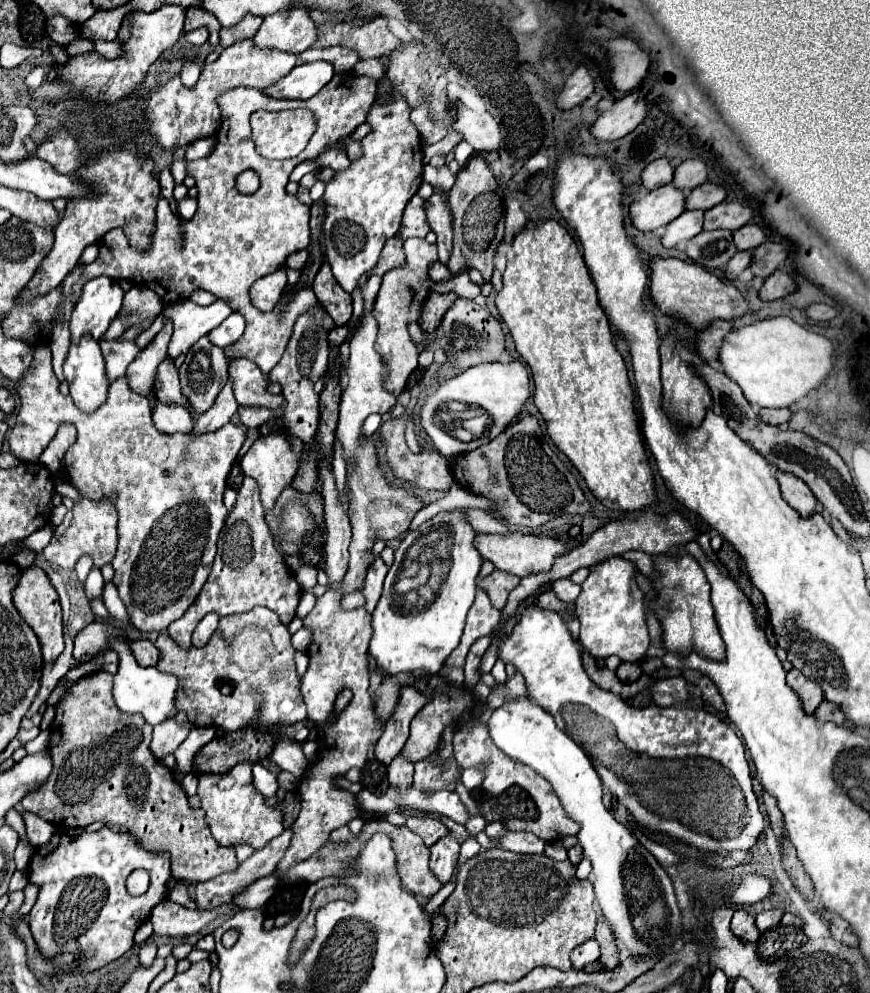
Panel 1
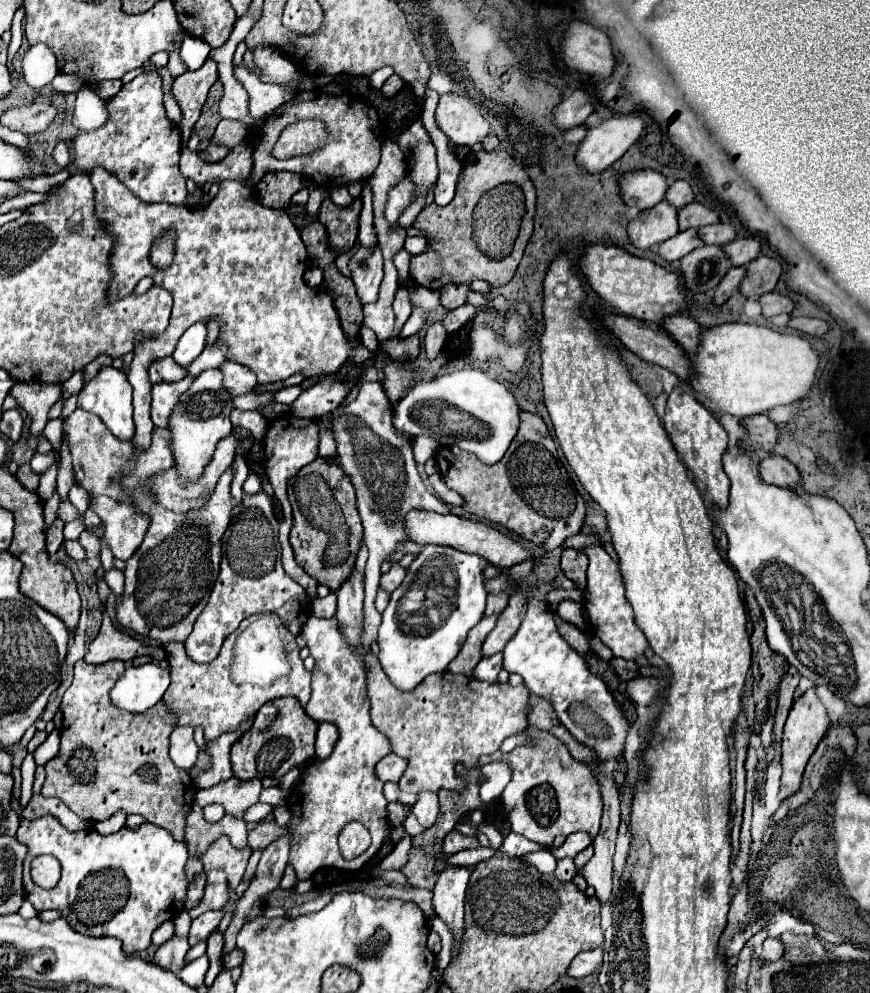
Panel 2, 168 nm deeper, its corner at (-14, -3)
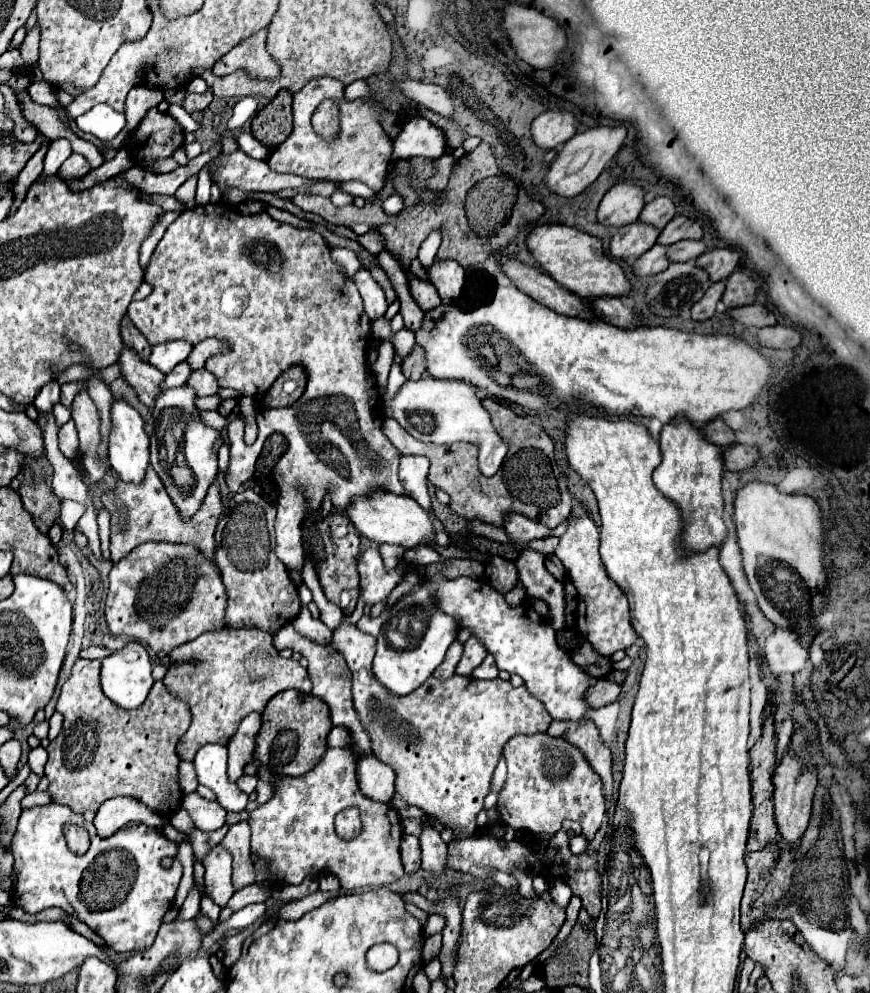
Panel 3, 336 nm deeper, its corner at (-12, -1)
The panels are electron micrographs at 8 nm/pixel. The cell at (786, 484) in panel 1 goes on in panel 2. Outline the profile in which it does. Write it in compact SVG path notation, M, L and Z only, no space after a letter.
M770 454L764 460L760 460L760 476L764 482L784 488L798 488L800 474L794 464L790 464L780 454Z

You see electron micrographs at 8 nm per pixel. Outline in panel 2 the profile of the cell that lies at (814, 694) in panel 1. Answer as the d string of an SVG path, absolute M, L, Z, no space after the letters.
M810 688L808 692L804 692L804 696L800 700L794 702L794 706L792 706L792 710L788 714L786 726L784 726L782 760L780 760L780 764L782 764L782 778L780 778L780 794L778 794L780 800L786 800L786 798L790 798L792 794L796 794L800 790L806 764L808 764L810 756L814 754L814 750L818 748L820 740L826 736L828 726L830 726L830 720L828 720L826 708L820 702L820 698L816 696L816 692Z

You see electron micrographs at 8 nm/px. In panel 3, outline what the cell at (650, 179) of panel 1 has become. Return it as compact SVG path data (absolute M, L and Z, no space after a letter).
M618 182L602 198L598 220L606 226L626 226L640 218L642 208L644 190L632 182Z

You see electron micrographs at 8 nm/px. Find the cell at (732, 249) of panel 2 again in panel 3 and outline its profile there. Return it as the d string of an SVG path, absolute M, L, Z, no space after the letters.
M718 248L704 252L696 262L710 272L712 282L718 282L718 280L726 280L736 270L740 262L740 254L732 248Z

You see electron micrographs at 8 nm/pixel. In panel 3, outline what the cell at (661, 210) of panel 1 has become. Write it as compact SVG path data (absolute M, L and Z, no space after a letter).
M634 222L618 228L618 232L612 236L610 242L610 254L616 258L628 258L630 256L642 256L650 246L656 244L660 236L660 228L650 226L646 222Z

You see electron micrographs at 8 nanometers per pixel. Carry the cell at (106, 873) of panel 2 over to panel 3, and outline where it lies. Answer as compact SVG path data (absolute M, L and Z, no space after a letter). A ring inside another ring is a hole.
M46 804L30 810L22 810L14 838L12 838L12 854L14 854L14 864L18 870L18 882L16 890L12 896L12 902L16 906L22 906L26 912L36 914L42 908L48 906L60 906L58 896L66 896L70 906L74 908L74 916L88 924L114 952L132 952L132 950L144 950L150 948L154 942L154 936L162 924L162 916L166 910L172 908L176 888L182 876L182 866L178 860L172 862L170 868L162 866L162 858L176 858L178 844L166 840L156 828L138 824L138 826L128 826L112 834L110 838L100 838L96 834L96 828L92 822L86 822L84 816L74 814L70 808L62 804ZM68 824L76 824L86 828L90 834L90 848L86 854L78 856L68 850L66 838L64 838L64 828Z

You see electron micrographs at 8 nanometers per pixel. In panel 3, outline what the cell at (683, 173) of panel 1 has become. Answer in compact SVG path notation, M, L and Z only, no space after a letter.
M658 196L652 202L648 202L640 214L642 222L654 224L658 228L664 228L676 214L676 206L674 200L670 196Z

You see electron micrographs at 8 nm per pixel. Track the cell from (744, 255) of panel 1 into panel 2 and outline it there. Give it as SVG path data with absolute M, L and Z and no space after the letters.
M730 268L726 272L726 276L720 280L720 284L714 292L714 298L712 298L712 302L716 306L722 306L730 298L730 294L740 286L740 282L744 278L744 272L746 272L746 268Z

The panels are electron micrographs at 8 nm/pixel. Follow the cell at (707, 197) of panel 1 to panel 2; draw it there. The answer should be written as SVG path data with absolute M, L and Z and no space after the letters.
M692 202L692 204L678 210L678 228L680 228L680 232L684 232L688 228L700 228L700 226L716 224L716 222L718 222L718 214L704 208L698 202Z

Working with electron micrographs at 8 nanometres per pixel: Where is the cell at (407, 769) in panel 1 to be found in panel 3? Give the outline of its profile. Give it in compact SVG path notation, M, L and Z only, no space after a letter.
M424 824L420 832L420 848L422 848L422 868L430 872L442 872L446 862L446 842L440 838L440 832L432 824Z

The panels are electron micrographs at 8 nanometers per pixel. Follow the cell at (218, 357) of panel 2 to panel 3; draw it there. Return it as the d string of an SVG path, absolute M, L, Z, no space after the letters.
M188 360L178 364L172 372L166 374L166 380L162 382L162 388L176 388L176 386L186 386L186 380L192 376L192 366Z

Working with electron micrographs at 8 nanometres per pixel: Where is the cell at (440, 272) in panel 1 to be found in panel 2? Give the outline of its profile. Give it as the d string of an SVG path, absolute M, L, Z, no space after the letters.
M407 236L404 242L404 249L411 255L421 254L427 247L428 241L422 236Z

